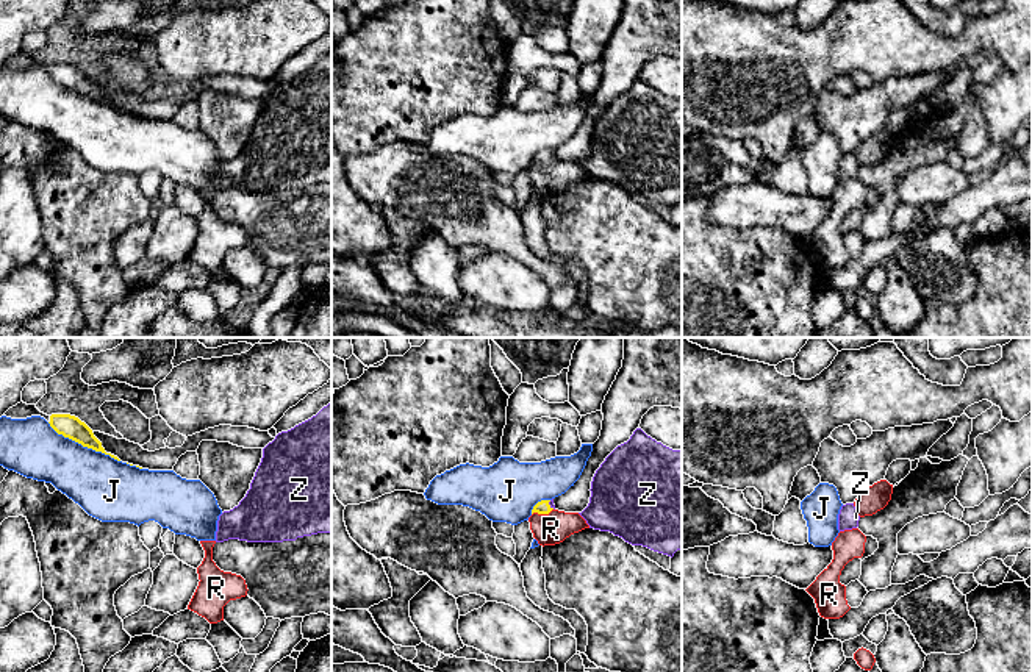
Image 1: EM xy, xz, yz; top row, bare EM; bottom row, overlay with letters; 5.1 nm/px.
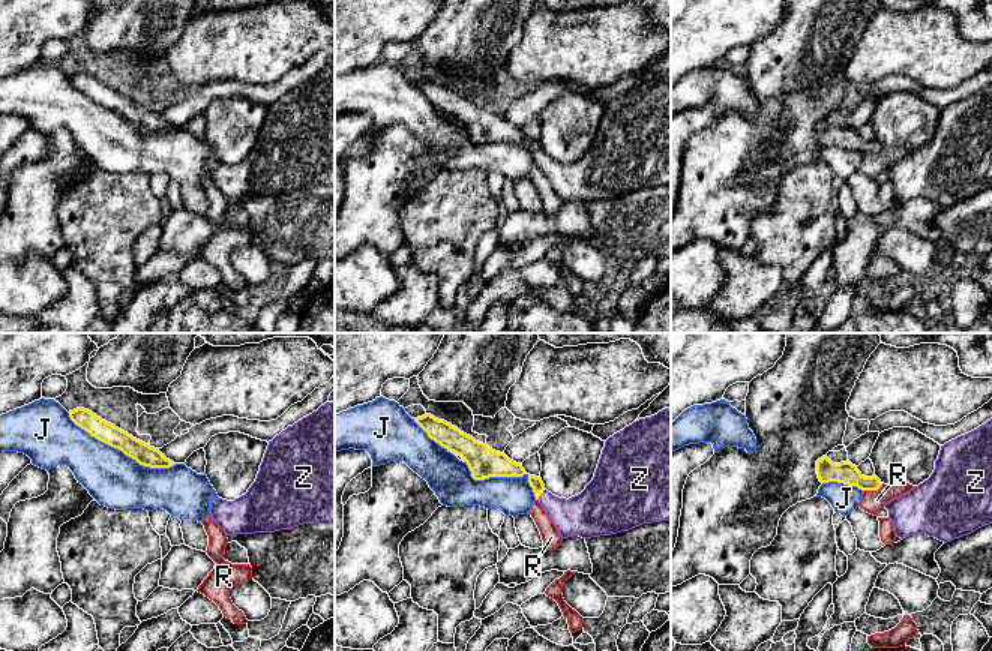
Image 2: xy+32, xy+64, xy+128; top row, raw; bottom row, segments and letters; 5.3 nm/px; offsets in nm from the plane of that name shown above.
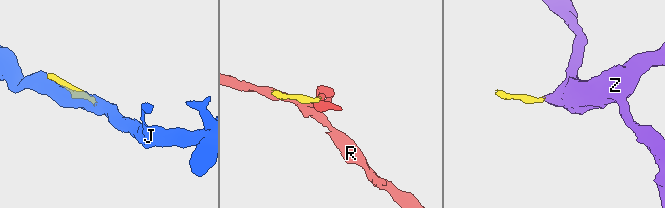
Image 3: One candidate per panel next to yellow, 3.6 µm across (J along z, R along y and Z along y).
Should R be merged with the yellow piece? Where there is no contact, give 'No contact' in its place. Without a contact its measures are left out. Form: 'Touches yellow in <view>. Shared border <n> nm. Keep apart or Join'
Touches yellow in xz. Shared border 120 nm. Keep apart

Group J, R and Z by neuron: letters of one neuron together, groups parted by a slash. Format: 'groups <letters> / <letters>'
groups J / R / Z

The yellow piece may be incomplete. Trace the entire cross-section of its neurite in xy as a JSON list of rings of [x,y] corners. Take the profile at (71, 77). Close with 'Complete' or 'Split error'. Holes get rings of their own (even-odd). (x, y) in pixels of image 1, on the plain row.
[[[20,52],[16,56],[9,58],[5,63],[5,66],[11,67],[11,69],[27,69],[27,67],[31,67],[31,66],[41,66],[41,67],[44,67],[50,73],[50,77],[58,84],[63,84],[64,88],[69,88],[69,89],[81,94],[83,97],[92,98],[95,102],[102,102],[102,103],[109,105],[111,108],[120,111],[117,106],[114,106],[111,103],[106,103],[105,98],[102,97],[102,92],[94,86],[92,80],[84,72],[81,72],[78,67],[75,67],[75,66],[70,66],[70,64],[52,64],[52,66],[47,66],[47,64],[41,63],[36,58],[36,55],[27,55],[23,52]]]. Split error

